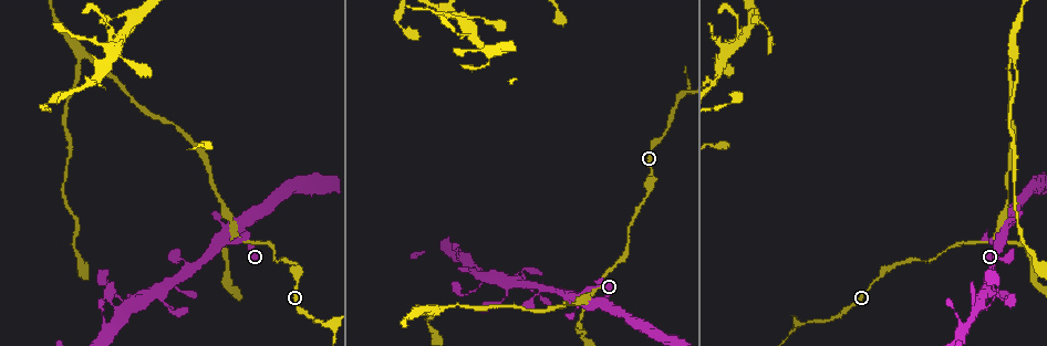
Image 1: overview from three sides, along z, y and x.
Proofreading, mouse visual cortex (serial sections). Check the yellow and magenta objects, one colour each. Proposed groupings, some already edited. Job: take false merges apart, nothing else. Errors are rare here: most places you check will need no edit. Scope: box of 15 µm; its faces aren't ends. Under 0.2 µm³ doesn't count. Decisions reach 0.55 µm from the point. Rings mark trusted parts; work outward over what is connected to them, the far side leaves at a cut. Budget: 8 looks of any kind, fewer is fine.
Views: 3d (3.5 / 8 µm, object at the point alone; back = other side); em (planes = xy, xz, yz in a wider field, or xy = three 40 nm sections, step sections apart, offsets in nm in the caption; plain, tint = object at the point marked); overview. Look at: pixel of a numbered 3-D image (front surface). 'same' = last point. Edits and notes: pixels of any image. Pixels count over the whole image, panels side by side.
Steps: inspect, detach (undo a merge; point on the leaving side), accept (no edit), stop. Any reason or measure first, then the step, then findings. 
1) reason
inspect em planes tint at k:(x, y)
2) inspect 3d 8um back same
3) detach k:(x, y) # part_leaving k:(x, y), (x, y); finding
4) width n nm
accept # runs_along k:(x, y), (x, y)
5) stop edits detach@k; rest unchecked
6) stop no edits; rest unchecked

three-way junction
inspect 3d 3.5um at 1:(236, 236)

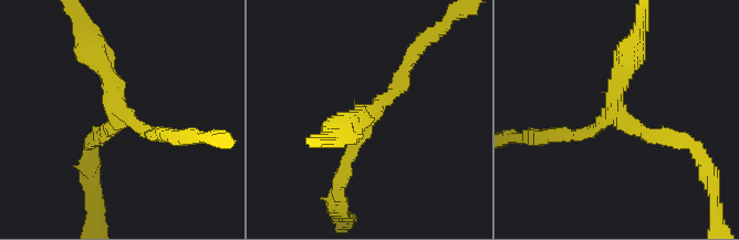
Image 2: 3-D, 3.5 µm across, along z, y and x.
arms 3; arm_widths 200, 200, 300 nm; need the tissue
inspect em xy step 1 plain at 2:(126, 115)

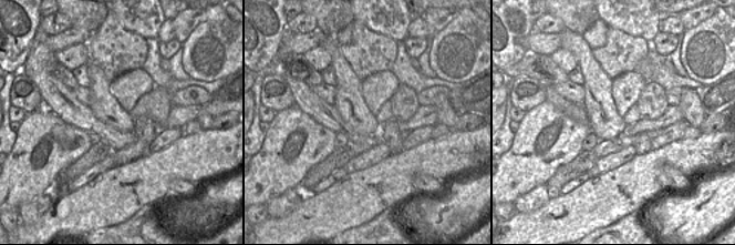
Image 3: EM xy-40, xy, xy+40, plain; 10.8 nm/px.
with the object marked
inspect em xy step 1 tint same

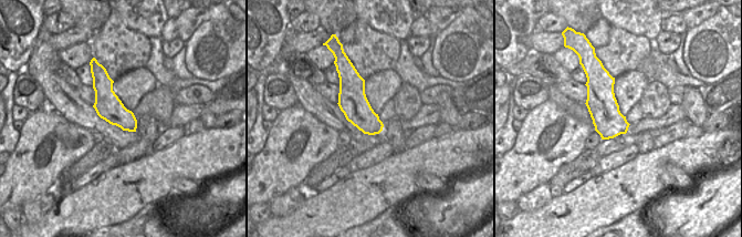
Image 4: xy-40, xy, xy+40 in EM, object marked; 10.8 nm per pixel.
width 300 nm
accept # runs_along 2:(558, 136), (603, 123), (631, 51); continuous, no second cell

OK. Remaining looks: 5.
three-way junction
inspect 3d 8um at 1:(80, 56)

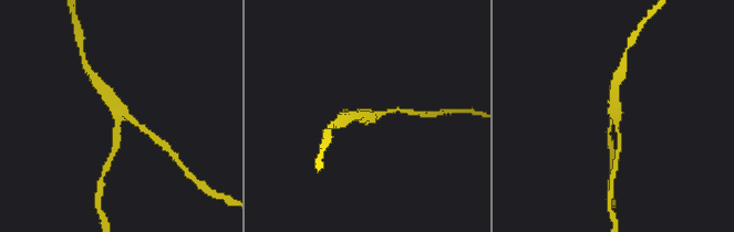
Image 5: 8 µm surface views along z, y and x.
arms 3; arm_widths 200, 200, 350 nm; need the tissue
inspect em planes tint at 5:(616, 113)

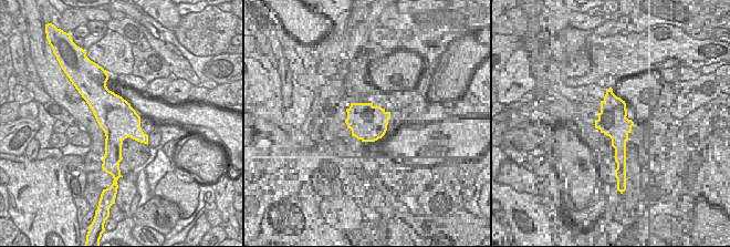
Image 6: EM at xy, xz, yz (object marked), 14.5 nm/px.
accept # runs_along 5:(147, 134), (122, 114), (116, 145); continuous, no second cell

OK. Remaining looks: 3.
branch point
inspect 3d 3.5um at 1:(684, 94)

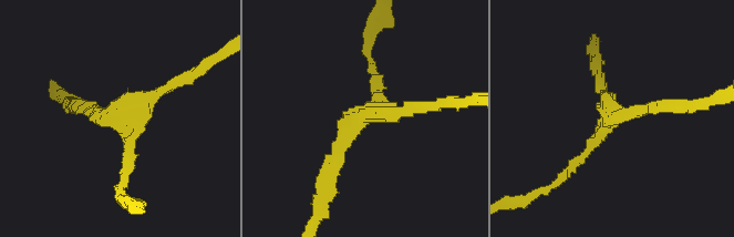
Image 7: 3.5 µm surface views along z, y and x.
arms 3; arm_widths 150, 200, 200 nm
inspect em xy step 5 tint at 7:(364, 120)

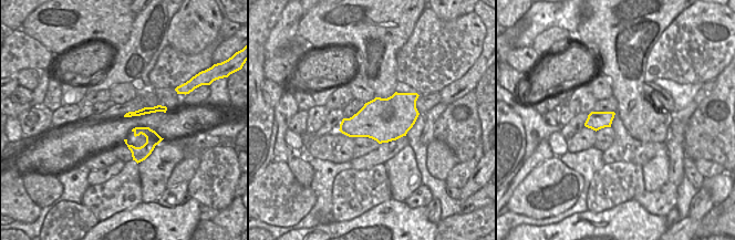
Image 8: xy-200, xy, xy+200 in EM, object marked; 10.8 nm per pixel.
accept # runs_along 8:(165, 108), (146, 110), (126, 115); one cell here

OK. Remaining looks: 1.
stop no edits; rest unchecked

